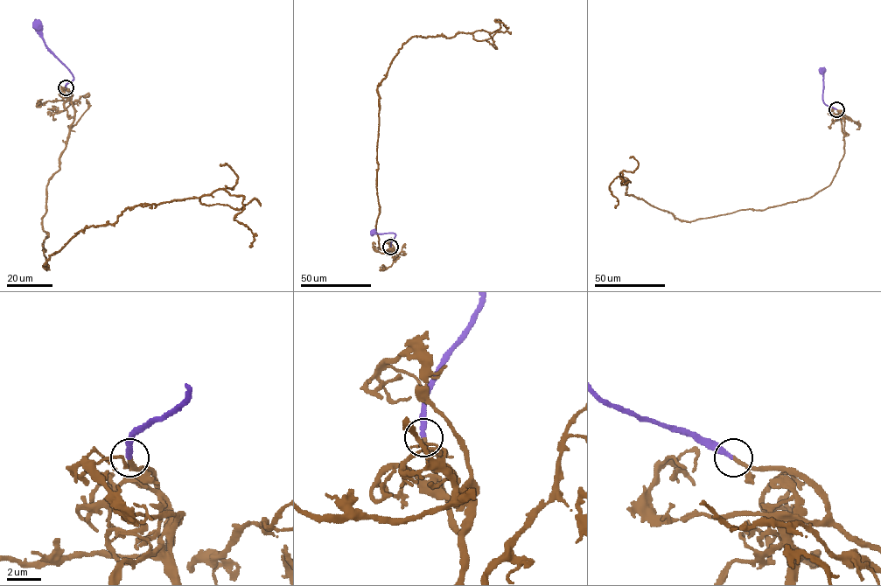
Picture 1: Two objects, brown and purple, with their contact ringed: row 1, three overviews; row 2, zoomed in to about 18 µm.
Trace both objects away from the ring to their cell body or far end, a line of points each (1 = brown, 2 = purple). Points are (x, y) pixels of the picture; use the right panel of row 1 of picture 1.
1: (836, 109), (843, 156), (830, 184), (808, 198), (681, 220), (625, 193), (620, 172), (609, 185), (615, 208)
2: (836, 109), (823, 101), (821, 71)

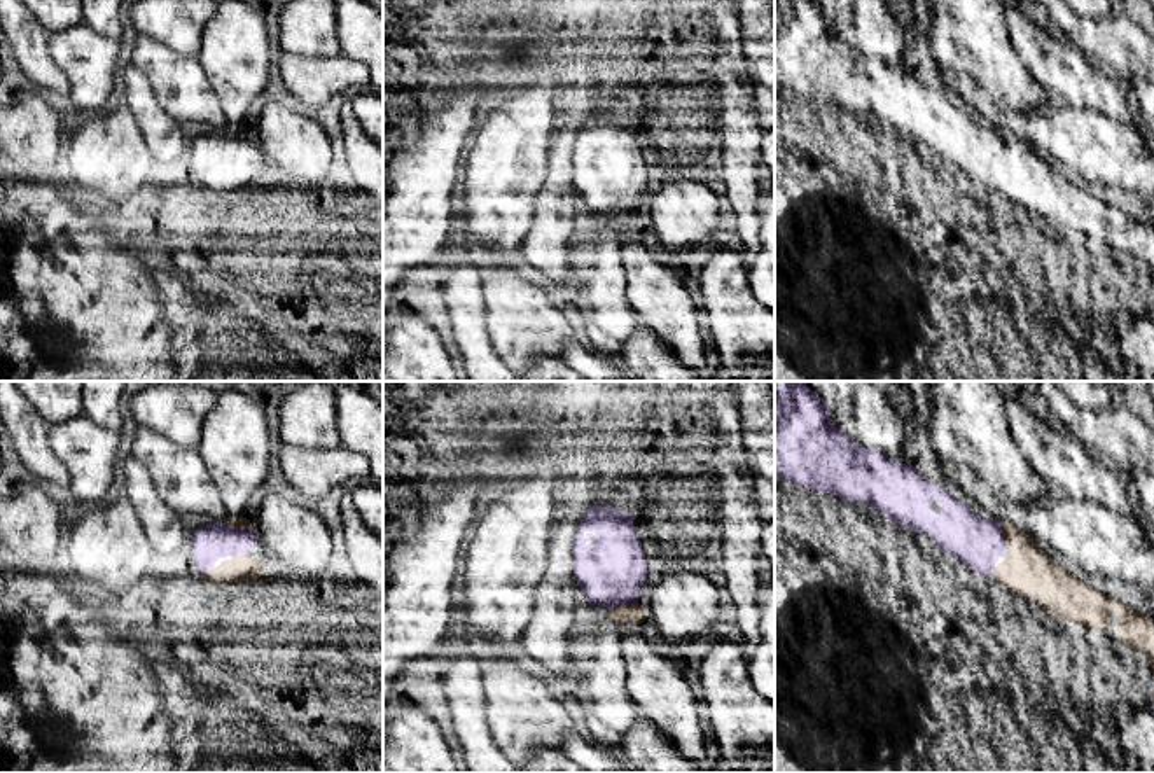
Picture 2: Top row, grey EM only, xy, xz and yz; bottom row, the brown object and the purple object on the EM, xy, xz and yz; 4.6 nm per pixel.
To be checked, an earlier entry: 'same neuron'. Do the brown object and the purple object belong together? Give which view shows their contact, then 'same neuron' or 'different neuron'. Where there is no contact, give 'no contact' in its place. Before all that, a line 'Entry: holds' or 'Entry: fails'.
Entry: holds
xy | same neuron

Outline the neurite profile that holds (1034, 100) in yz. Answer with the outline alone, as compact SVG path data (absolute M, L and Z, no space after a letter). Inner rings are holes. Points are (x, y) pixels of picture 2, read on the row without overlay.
M930 0L932 26L928 45L934 59L944 70L969 75L984 87L1002 110L1026 115L1046 115L1051 93L1025 68L1014 51L1005 23L1005 5L1000 0Z

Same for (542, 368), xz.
M533 357L526 373L518 374L518 381L587 381L556 357Z

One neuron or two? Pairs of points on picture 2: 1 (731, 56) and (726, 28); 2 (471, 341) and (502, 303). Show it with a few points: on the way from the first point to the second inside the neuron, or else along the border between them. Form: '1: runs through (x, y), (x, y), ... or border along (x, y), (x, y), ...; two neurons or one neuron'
1: runs through (728, 49), (726, 35); one neuron
2: border along (479, 282), (485, 327), (493, 350), (502, 361); two neurons

